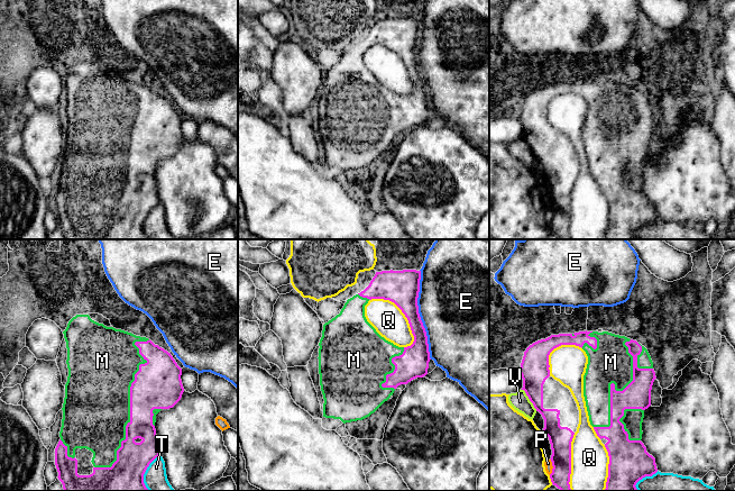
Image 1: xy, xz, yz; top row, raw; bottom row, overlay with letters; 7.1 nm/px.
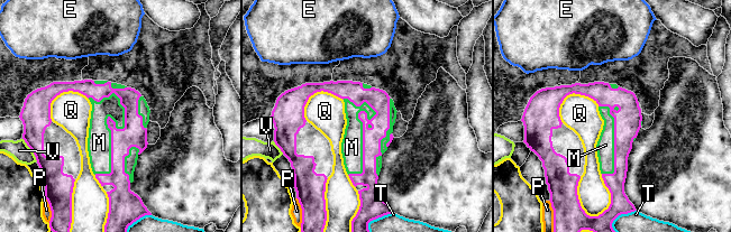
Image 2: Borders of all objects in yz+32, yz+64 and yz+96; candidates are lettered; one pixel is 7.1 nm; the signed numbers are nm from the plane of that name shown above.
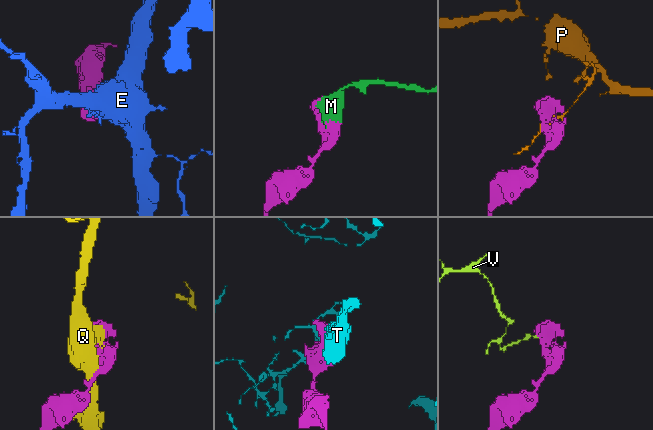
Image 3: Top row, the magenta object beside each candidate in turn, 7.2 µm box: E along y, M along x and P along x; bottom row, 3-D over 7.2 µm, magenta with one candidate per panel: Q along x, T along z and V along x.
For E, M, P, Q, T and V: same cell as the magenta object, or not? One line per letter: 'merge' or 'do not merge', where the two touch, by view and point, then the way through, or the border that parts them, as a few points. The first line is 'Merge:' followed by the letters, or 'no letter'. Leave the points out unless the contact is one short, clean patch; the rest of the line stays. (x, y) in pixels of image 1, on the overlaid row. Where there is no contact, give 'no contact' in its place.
Merge: M
E: do not merge; contact xz (419, 315)
M: merge; contact xy (130, 405)
P: do not merge; contact yz (552, 465)
Q: do not merge; contact xz (402, 311)
T: do not merge; contact xy (144, 473)
V: do not merge; contact yz (530, 400); border yz (522, 389), (536, 410)

